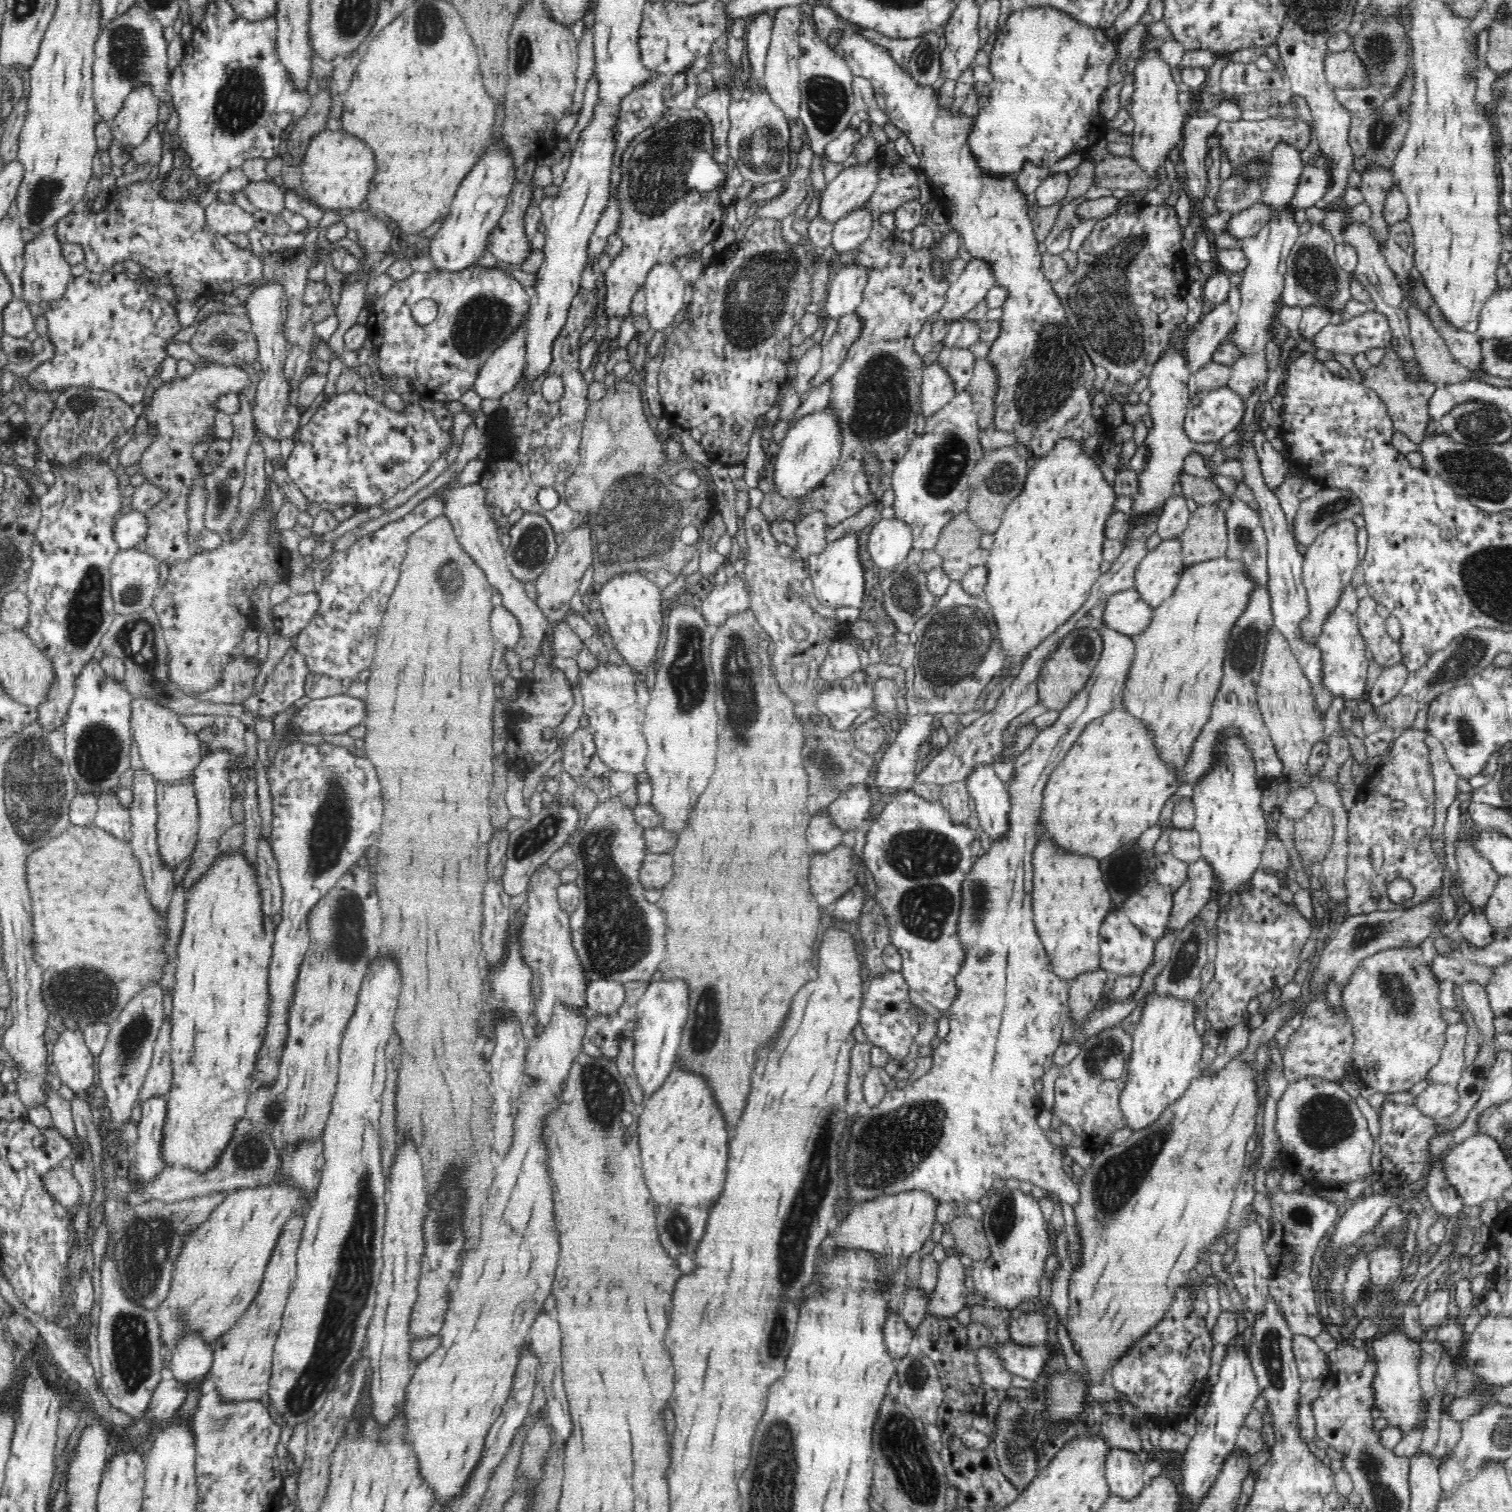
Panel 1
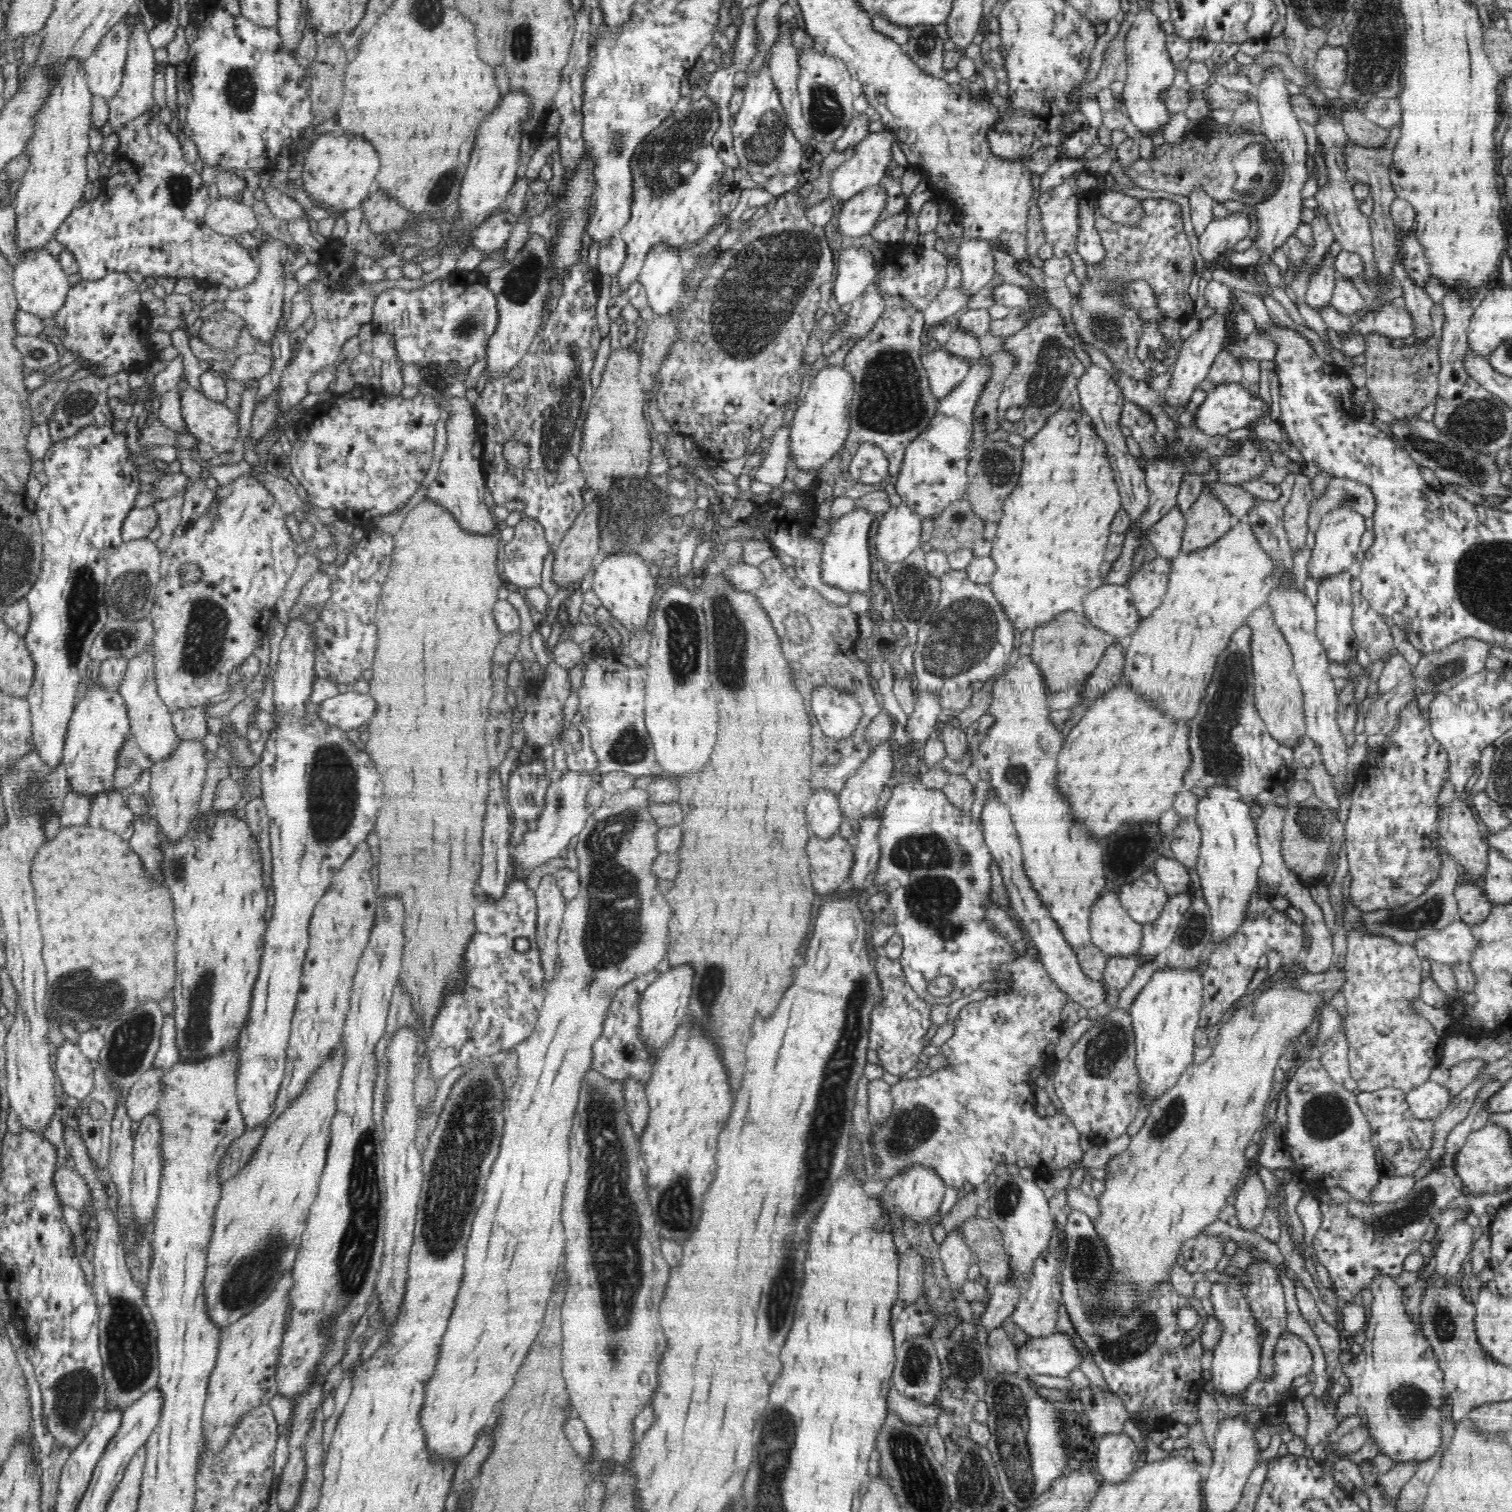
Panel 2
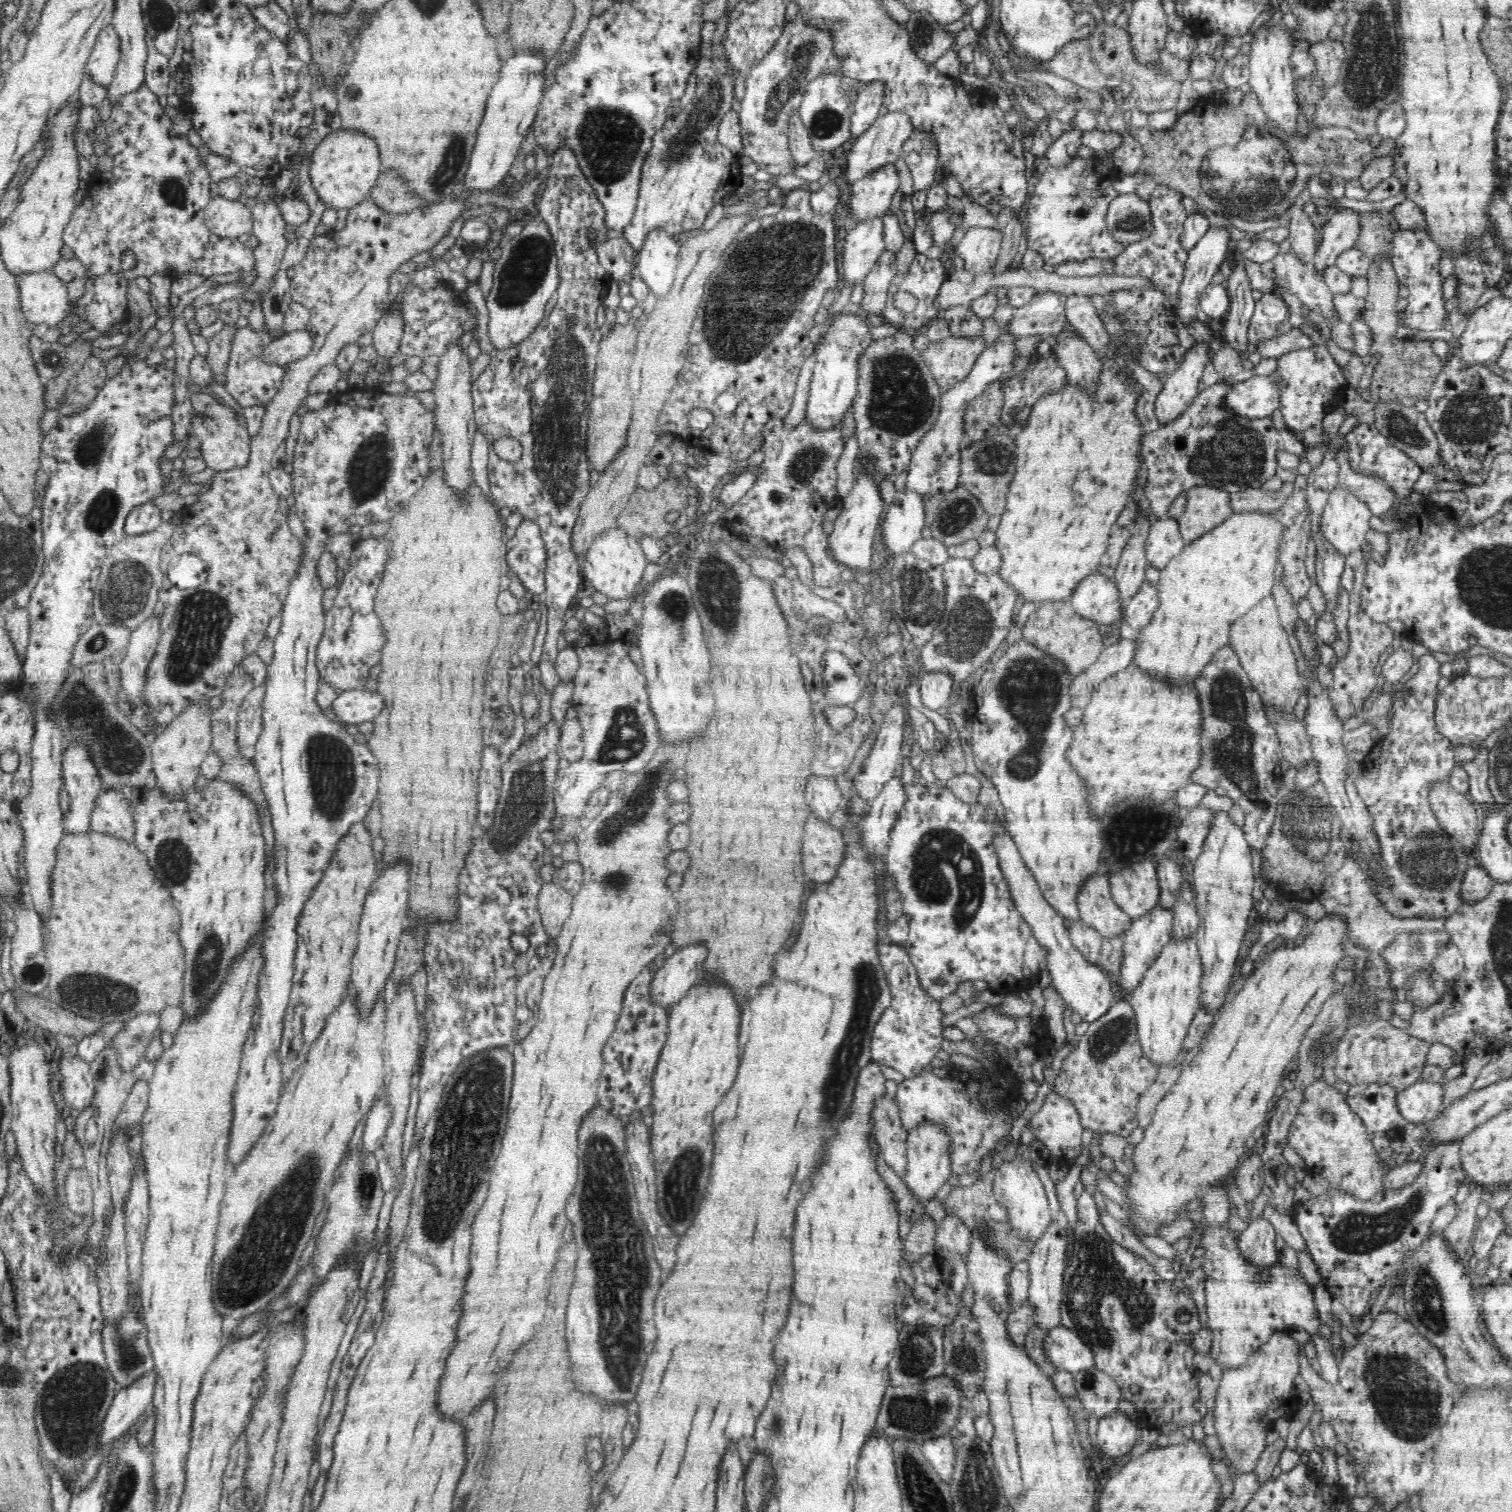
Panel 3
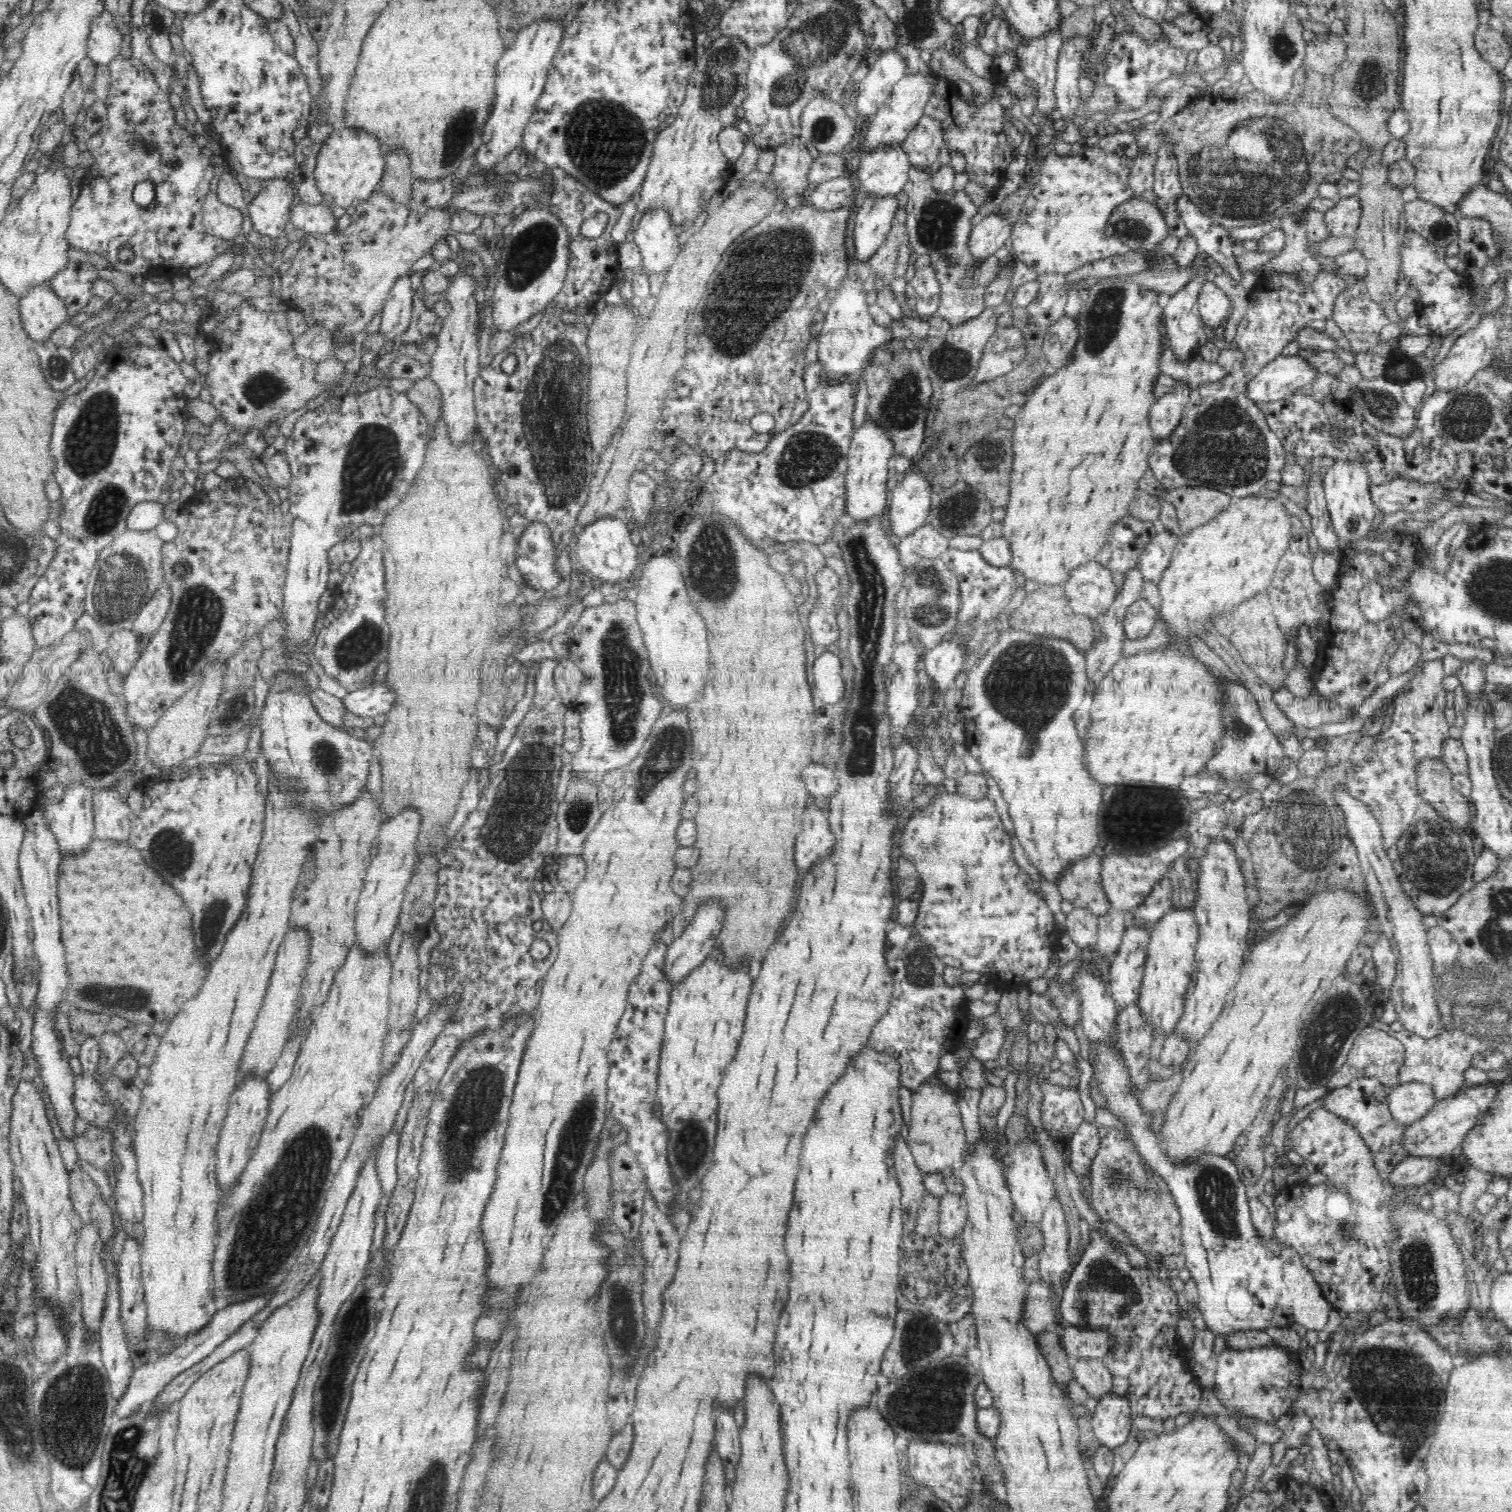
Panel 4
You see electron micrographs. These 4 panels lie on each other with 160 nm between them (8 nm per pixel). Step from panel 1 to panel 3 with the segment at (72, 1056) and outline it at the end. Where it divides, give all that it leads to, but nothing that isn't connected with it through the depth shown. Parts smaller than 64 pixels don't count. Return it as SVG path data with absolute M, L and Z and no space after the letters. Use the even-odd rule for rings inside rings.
M65 1054L59 1063L65 1103L80 1111L88 1108L95 1094L94 1075L90 1065L78 1056L71 1058Z

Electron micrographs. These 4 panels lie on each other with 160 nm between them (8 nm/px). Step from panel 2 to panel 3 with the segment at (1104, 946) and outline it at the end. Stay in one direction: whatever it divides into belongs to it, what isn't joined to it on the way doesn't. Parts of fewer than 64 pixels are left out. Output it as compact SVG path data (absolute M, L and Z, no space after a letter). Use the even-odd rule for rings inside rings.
M1094 873L1085 880L1077 894L1080 920L1096 929L1101 938L1123 936L1132 920L1114 902L1110 892L1109 877L1105 873Z

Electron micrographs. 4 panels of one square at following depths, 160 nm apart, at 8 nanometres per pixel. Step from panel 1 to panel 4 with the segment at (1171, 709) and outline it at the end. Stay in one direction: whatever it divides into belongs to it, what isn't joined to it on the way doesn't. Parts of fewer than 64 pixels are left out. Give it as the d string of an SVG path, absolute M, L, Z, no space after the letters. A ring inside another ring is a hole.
M1255 495L1232 498L1230 504L1213 519L1179 537L1170 565L1157 585L1162 596L1162 608L1156 615L1156 619L1162 618L1163 622L1170 624L1176 642L1190 634L1196 636L1204 626L1212 626L1212 616L1232 610L1236 604L1244 602L1256 592L1266 592L1292 539L1290 516L1282 503L1275 502L1275 498Z

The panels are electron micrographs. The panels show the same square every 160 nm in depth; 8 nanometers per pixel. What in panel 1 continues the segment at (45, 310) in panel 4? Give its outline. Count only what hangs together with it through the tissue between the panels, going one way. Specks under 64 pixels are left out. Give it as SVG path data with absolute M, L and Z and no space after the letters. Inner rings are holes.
M57 224L36 233L31 241L25 243L24 268L21 274L23 300L46 305L50 300L62 298L71 279L68 261L63 257L62 244L57 239Z

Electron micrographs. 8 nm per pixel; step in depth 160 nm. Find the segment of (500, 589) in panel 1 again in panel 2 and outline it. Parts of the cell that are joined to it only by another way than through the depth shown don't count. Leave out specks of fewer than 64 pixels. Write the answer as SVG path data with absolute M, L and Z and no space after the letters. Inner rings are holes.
M440 397L439 407L446 419L447 443L441 457L438 473L433 484L427 488L426 499L438 503L451 515L454 515L458 526L476 533L477 536L497 534L496 519L484 503L485 478L482 472L481 459L474 457L472 448L478 439L475 427L475 411L466 397Z

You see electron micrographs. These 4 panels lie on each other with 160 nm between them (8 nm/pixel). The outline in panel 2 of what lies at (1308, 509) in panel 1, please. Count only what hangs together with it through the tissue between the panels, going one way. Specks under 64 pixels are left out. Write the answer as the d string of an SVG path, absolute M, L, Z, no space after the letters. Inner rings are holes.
M1333 477L1322 496L1318 496L1310 506L1308 514L1308 530L1315 533L1318 530L1322 517L1330 509L1344 506L1358 513L1364 518L1373 518L1376 499L1370 487L1348 478Z

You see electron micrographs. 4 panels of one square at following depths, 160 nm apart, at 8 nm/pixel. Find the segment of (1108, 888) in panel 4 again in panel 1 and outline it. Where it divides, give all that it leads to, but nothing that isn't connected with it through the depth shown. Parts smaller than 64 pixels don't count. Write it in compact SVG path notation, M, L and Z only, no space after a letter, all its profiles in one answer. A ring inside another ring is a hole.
M1148 882L1124 902L1123 912L1145 935L1160 940L1168 930L1173 893L1157 882Z

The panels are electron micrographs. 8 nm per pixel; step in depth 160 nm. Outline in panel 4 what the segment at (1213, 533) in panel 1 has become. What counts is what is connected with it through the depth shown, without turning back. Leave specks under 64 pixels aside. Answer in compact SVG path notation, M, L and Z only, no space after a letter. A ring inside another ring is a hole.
M1154 476L1154 495L1174 505L1180 530L1183 533L1197 529L1223 511L1232 500L1229 494L1201 486L1162 488Z

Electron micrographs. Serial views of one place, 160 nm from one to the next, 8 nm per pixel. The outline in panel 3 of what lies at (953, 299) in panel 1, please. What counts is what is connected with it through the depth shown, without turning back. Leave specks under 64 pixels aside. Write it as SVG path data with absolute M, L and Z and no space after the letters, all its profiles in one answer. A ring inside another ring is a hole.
M976 225L963 233L956 252L964 260L965 269L978 276L994 269L1002 239L997 229Z

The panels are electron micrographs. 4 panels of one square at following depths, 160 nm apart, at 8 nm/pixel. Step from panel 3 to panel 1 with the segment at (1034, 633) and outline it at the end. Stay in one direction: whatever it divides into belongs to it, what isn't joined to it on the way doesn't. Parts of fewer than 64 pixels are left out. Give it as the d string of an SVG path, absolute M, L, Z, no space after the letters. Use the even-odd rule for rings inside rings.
M1075 628L1061 638L1056 650L1044 661L1038 678L1037 693L1046 710L1060 712L1073 696L1081 692L1090 679L1103 649L1099 630Z

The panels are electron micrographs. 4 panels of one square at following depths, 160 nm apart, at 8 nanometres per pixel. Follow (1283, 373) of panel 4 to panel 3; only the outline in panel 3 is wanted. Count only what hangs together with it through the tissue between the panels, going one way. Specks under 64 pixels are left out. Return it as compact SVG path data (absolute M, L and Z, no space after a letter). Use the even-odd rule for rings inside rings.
M1276 371L1269 376L1254 375L1234 383L1222 403L1236 415L1262 420L1280 406L1279 383L1280 375Z

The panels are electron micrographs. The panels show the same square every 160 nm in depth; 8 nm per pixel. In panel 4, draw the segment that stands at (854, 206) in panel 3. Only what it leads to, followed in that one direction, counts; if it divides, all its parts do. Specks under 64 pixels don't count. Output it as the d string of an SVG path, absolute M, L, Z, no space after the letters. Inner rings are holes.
M901 144L876 148L861 156L858 178L866 196L896 196L908 182L910 159Z

